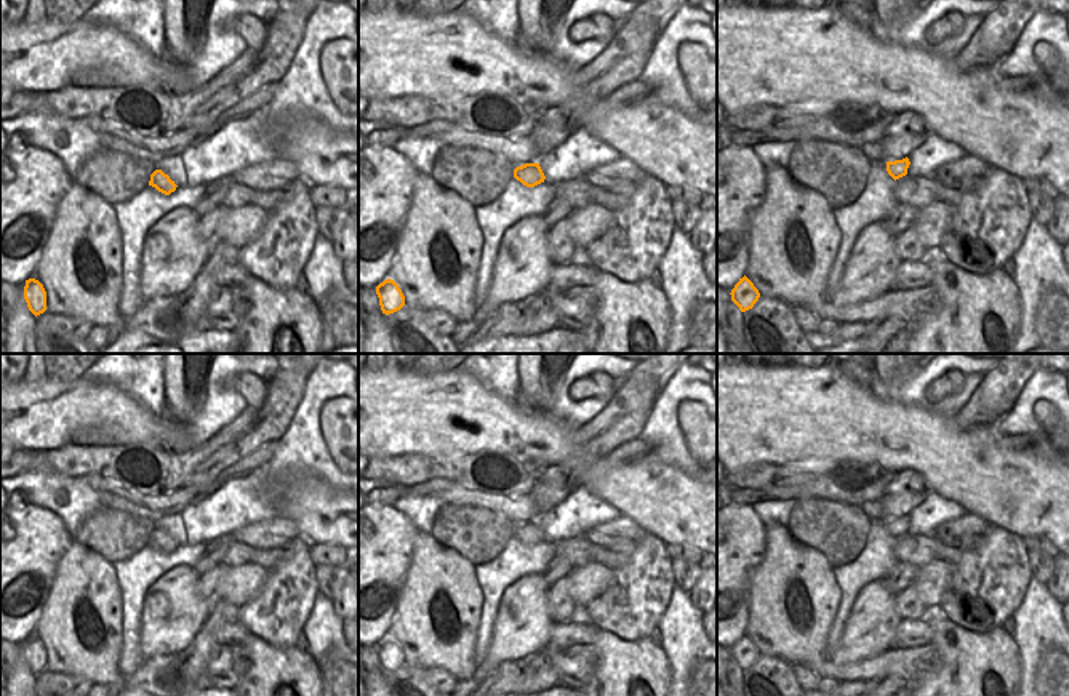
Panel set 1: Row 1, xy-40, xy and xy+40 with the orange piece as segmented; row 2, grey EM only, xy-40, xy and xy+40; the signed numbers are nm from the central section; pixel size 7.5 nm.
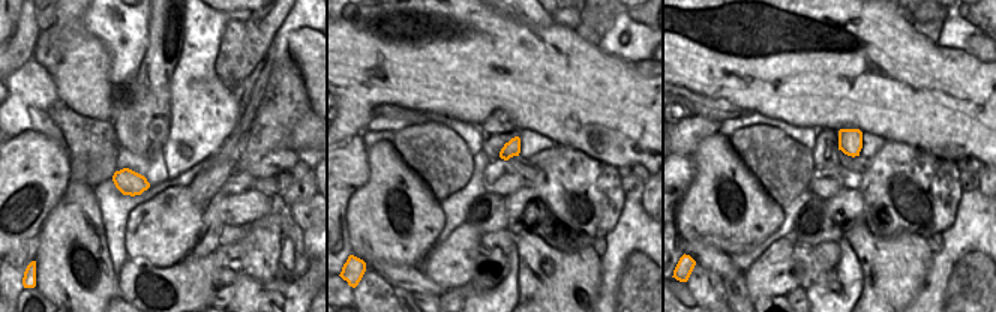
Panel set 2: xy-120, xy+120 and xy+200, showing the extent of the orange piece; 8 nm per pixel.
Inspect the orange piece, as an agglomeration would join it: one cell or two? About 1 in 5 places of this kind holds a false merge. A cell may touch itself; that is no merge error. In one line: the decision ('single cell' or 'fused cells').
single cell

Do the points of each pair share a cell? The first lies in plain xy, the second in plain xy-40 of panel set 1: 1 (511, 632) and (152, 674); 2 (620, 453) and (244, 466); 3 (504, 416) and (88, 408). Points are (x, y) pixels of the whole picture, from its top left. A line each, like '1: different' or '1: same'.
1: different
2: same
3: same

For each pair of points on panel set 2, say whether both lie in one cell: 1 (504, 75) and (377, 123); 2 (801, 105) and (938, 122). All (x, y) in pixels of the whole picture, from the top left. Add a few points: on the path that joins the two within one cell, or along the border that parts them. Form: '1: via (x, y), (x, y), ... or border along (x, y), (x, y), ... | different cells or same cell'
1: via (465, 75), (398, 75), (386, 87) | same cell
2: via (836, 105), (903, 105) | same cell

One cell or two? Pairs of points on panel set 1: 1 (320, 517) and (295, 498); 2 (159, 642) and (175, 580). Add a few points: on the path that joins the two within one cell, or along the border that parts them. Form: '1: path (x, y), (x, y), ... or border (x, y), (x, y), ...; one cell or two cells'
1: path (314, 511), (301, 498); one cell
2: path (168, 626), (173, 596); one cell

